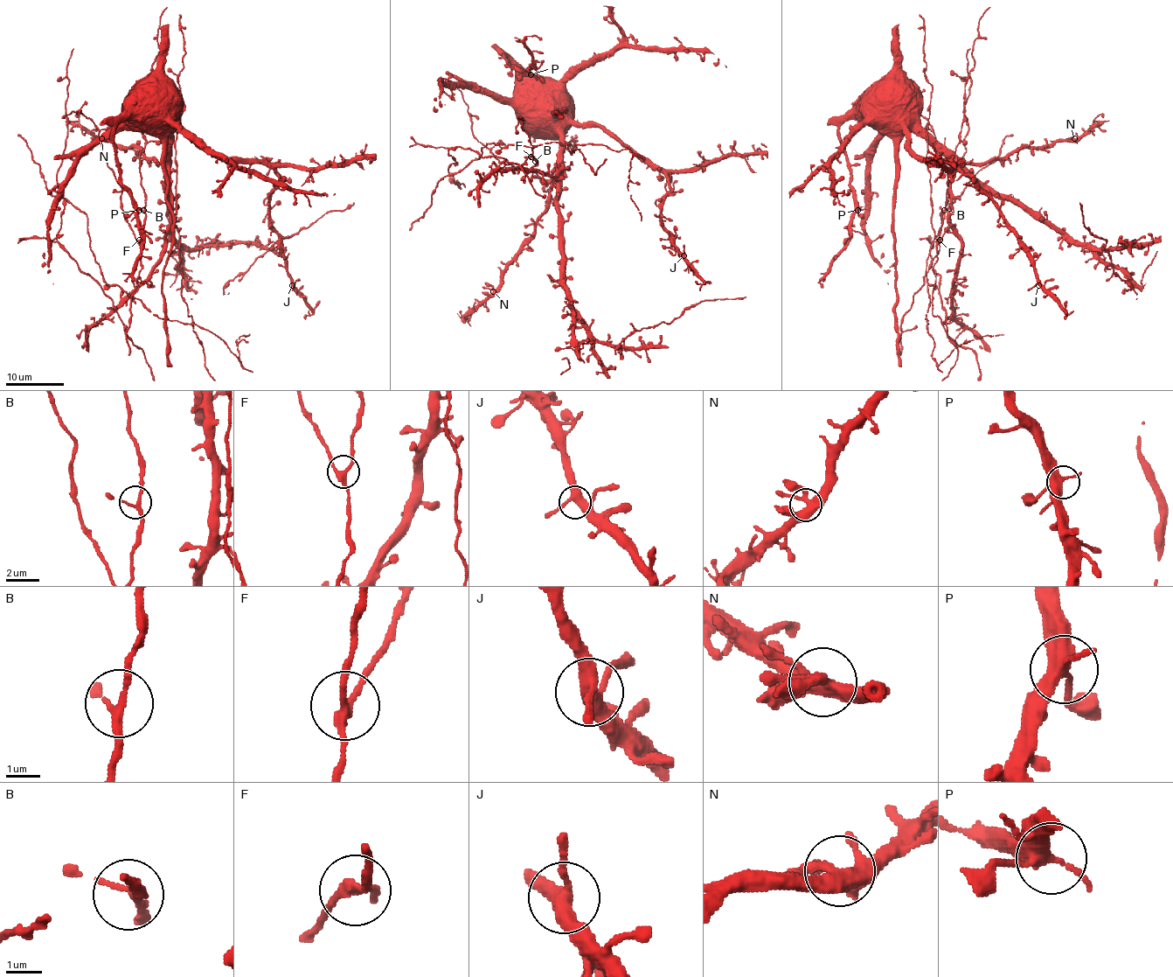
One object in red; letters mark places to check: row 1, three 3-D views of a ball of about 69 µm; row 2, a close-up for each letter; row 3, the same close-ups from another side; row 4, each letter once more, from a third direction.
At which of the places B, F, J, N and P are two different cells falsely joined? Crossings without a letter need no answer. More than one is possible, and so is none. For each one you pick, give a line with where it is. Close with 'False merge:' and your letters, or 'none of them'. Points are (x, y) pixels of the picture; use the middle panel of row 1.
False merge: none of them

